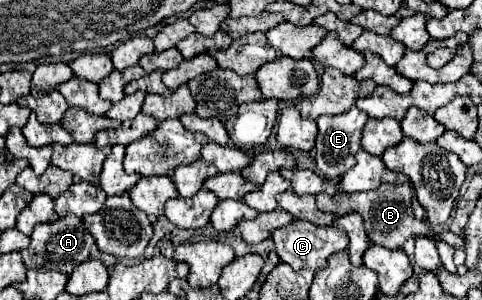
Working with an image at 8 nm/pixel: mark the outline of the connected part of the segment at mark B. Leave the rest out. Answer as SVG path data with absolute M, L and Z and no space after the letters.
M382 184L376 190L370 192L358 192L358 194L318 194L316 196L316 204L322 212L330 212L330 214L350 214L350 212L360 212L364 216L364 226L368 232L368 238L372 240L372 244L380 244L384 248L390 250L398 250L402 248L402 244L412 238L412 236L430 236L436 240L442 264L446 266L448 272L456 272L456 264L452 262L454 258L454 246L448 246L444 242L440 242L436 238L436 234L430 232L430 228L426 226L424 220L416 220L412 216L412 188L408 184Z

